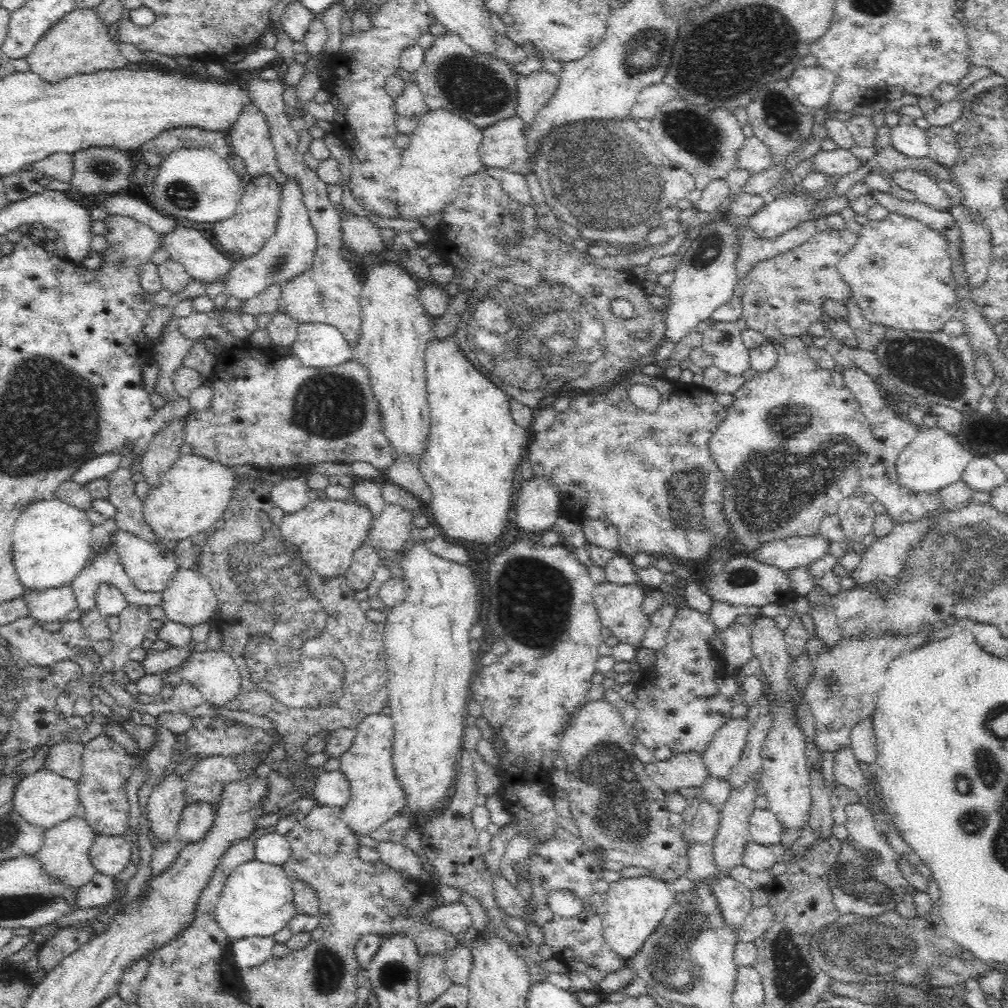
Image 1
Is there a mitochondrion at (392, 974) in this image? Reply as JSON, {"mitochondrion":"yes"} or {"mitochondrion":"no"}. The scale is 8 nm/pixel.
{"mitochondrion":"yes"}

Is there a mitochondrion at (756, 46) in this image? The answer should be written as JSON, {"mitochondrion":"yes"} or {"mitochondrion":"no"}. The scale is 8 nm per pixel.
{"mitochondrion":"yes"}

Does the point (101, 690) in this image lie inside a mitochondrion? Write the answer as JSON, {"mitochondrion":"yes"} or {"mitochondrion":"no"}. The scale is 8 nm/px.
{"mitochondrion":"no"}

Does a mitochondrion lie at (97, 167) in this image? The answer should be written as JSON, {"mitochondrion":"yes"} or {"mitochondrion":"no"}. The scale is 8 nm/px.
{"mitochondrion":"yes"}

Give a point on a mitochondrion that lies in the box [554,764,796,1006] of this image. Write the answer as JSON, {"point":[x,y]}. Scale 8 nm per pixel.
{"point":[673,968]}

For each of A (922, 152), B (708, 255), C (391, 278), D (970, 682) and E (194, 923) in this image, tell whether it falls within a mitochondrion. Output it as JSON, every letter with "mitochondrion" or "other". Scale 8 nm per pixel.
{"A":"other","B":"mitochondrion","C":"other","D":"other","E":"other"}

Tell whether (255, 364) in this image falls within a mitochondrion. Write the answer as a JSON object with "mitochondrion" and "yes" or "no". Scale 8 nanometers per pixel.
{"mitochondrion":"no"}

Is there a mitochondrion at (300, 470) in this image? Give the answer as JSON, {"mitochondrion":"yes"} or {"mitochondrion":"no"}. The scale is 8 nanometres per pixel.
{"mitochondrion":"no"}

